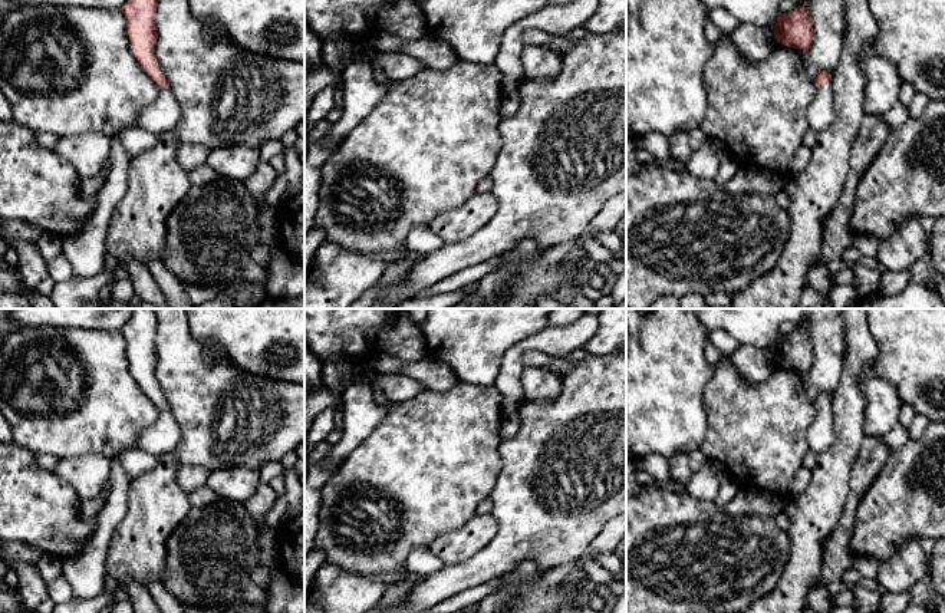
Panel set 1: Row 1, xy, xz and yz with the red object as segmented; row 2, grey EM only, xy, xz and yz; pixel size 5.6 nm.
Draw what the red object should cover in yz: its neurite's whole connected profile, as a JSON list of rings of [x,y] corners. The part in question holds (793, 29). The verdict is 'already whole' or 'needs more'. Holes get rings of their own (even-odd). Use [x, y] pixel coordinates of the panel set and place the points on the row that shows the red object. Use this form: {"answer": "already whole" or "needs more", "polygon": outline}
{"answer": "already whole", "polygon": [[[806,6],[780,13],[774,26],[776,42],[787,47],[809,50],[813,43],[813,26]]]}

